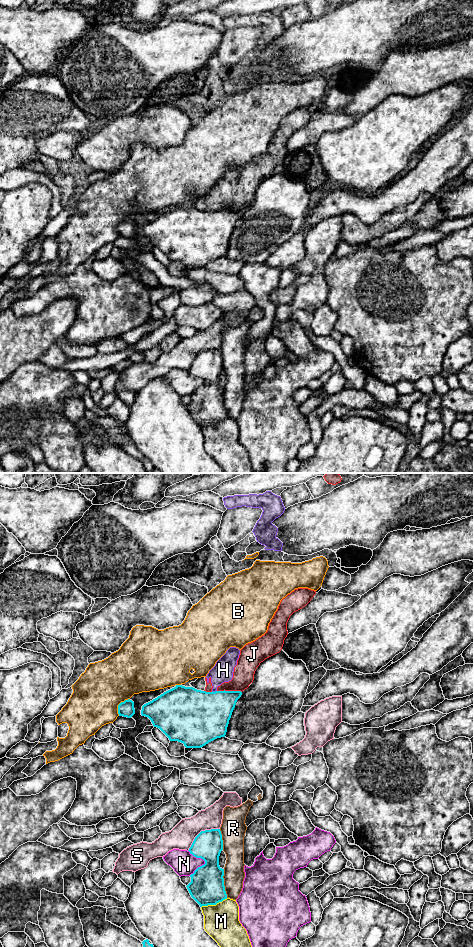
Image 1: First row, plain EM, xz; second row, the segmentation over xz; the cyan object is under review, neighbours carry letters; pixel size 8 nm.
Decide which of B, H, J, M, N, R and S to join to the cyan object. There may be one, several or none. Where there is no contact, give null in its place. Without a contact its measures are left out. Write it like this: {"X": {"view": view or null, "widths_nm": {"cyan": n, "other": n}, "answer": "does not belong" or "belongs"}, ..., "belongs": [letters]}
{"B": {"view": "xz", "widths_nm": {"cyan": 130, "other": 380}, "answer": "does not belong"}, "H": {"view": "xz", "widths_nm": {"cyan": 440, "other": 160}, "answer": "does not belong"}, "J": {"view": "xz", "widths_nm": {"cyan": 360, "other": 170}, "answer": "does not belong"}, "M": {"view": "xz", "widths_nm": {"cyan": 280, "other": 280}, "answer": "does not belong"}, "N": {"view": "xz", "widths_nm": {"cyan": 280, "other": 190}, "answer": "does not belong"}, "R": {"view": "xz", "widths_nm": {"cyan": 280, "other": 170}, "answer": "does not belong"}, "S": {"view": "xz", "widths_nm": {"cyan": 240, "other": 200}, "answer": "does not belong"}, "belongs": []}

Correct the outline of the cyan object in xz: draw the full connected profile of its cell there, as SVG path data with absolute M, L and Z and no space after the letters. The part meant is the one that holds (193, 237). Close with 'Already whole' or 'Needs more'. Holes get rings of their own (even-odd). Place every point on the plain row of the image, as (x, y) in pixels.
M176 205L142 226L141 235L148 237L170 261L178 261L186 268L201 268L209 262L225 257L229 240L241 211L206 212L193 207Z. Already whole

